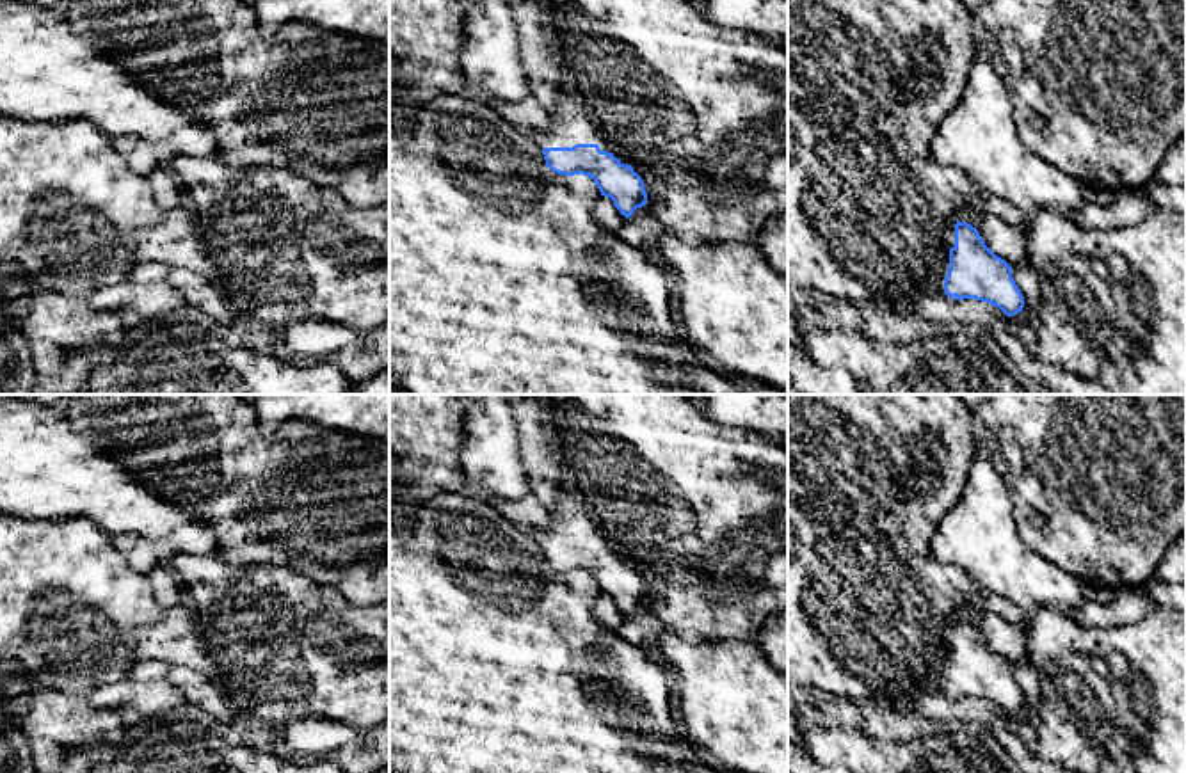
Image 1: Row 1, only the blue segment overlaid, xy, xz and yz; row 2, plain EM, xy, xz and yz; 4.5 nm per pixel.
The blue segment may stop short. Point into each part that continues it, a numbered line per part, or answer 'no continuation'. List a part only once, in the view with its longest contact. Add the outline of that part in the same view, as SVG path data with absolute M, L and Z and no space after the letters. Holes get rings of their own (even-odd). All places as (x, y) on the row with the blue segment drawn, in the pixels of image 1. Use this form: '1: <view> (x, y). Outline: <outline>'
1: xz (569, 123). Outline: M578 89L555 92L555 110L548 116L549 128L532 133L541 149L597 144L601 151L612 153L605 135L589 116L585 94Z

